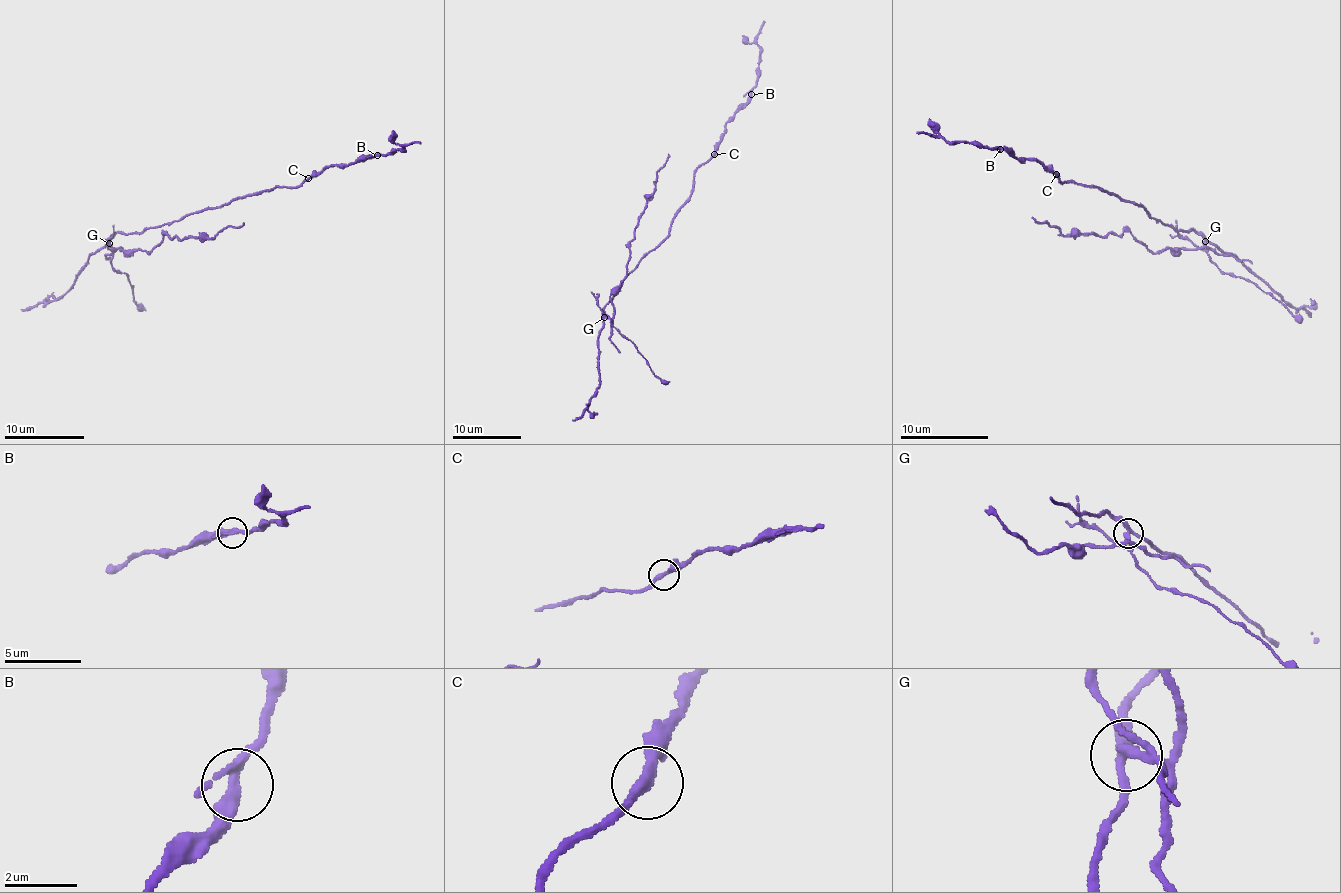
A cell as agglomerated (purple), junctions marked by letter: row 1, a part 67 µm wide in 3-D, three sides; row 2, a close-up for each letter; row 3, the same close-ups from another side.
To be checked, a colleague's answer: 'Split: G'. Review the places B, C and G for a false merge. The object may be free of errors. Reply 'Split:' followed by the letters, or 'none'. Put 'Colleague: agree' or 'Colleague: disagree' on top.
Colleague: agree
Split: G

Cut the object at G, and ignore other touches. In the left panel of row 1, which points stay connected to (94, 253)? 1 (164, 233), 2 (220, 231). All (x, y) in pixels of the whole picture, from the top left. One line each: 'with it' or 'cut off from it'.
1: cut off from it
2: cut off from it

